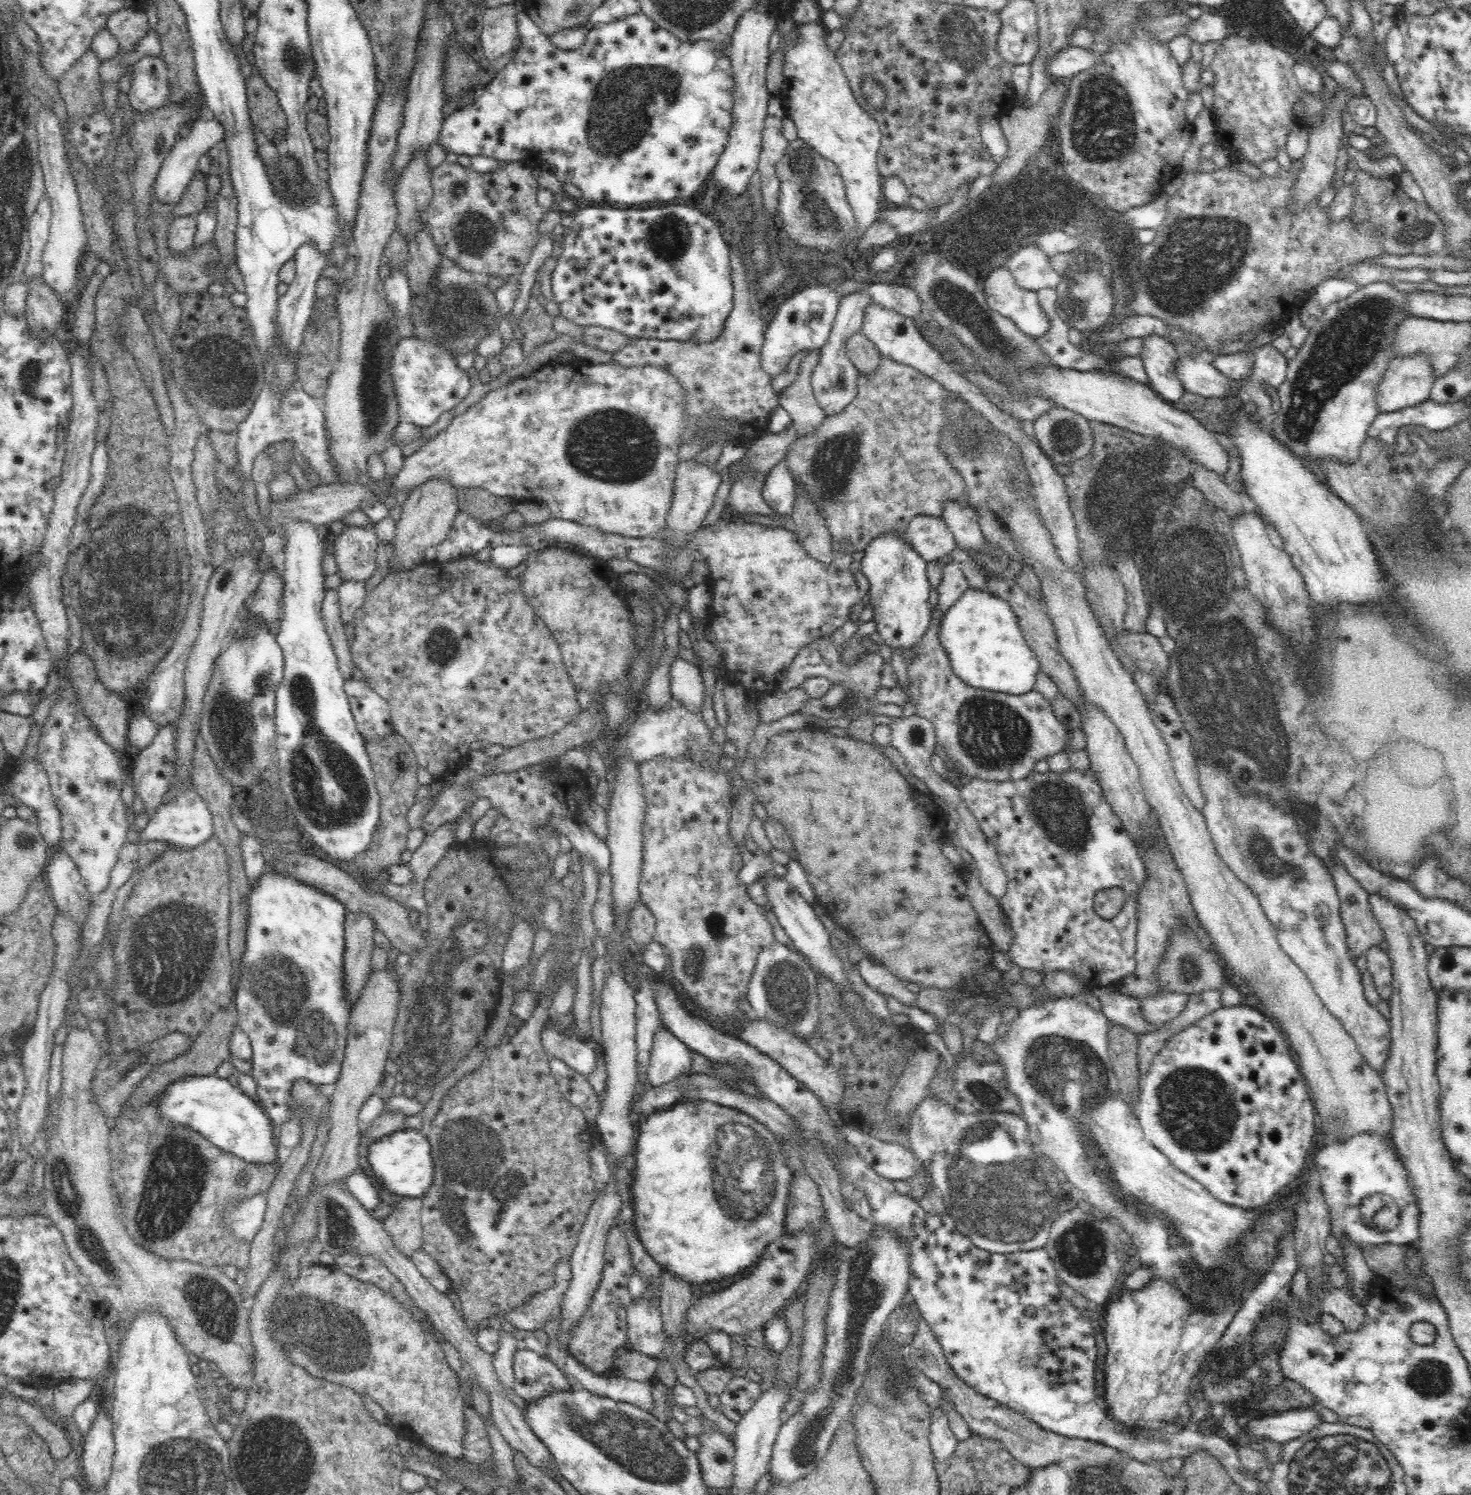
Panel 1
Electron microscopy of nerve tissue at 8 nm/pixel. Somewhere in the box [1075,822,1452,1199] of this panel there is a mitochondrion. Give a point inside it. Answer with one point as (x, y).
(1191, 1108)

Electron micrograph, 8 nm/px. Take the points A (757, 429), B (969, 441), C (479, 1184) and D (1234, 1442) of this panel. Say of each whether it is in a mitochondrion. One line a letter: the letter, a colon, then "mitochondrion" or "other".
A: other
B: mitochondrion
C: mitochondrion
D: other

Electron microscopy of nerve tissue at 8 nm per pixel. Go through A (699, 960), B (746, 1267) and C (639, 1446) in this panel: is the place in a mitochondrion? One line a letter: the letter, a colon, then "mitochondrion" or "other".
A: mitochondrion
B: other
C: mitochondrion

